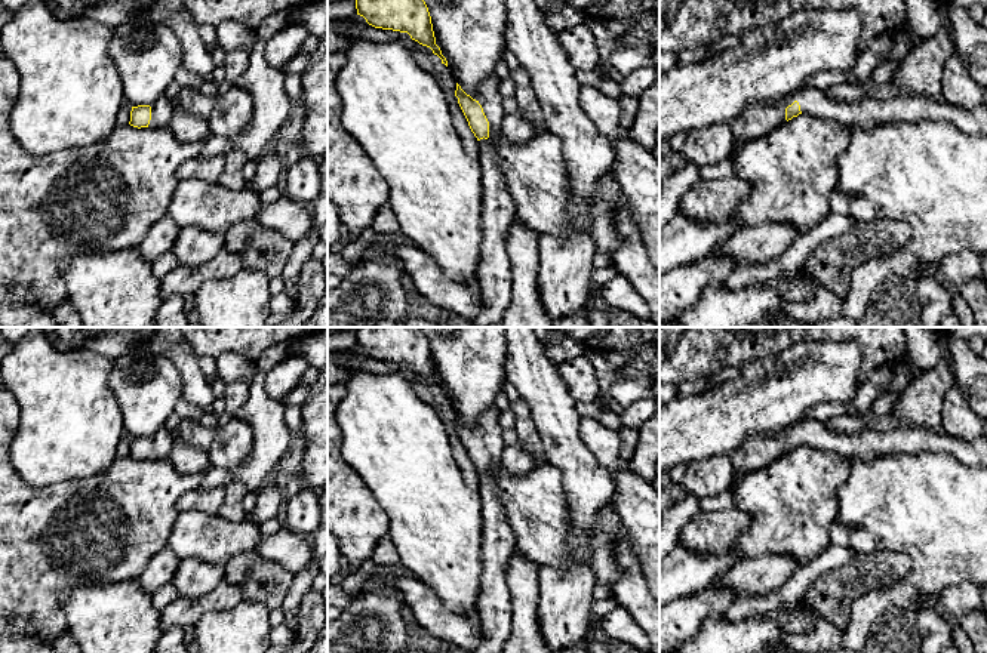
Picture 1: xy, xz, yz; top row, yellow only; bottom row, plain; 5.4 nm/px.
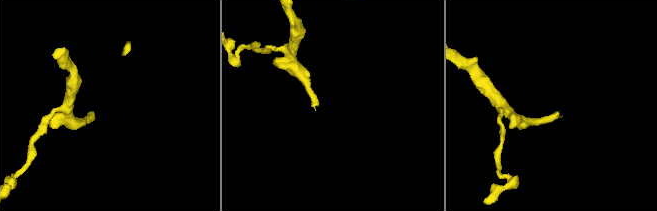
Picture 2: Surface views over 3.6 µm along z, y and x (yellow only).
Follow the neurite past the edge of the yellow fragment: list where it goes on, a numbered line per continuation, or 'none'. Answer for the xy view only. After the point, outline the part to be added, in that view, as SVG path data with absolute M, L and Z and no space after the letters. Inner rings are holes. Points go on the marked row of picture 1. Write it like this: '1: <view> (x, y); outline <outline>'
1: xy (162, 111); outline M163 93L151 105L151 120L148 127L169 127L169 123L173 117L173 111L175 111L173 102Z

